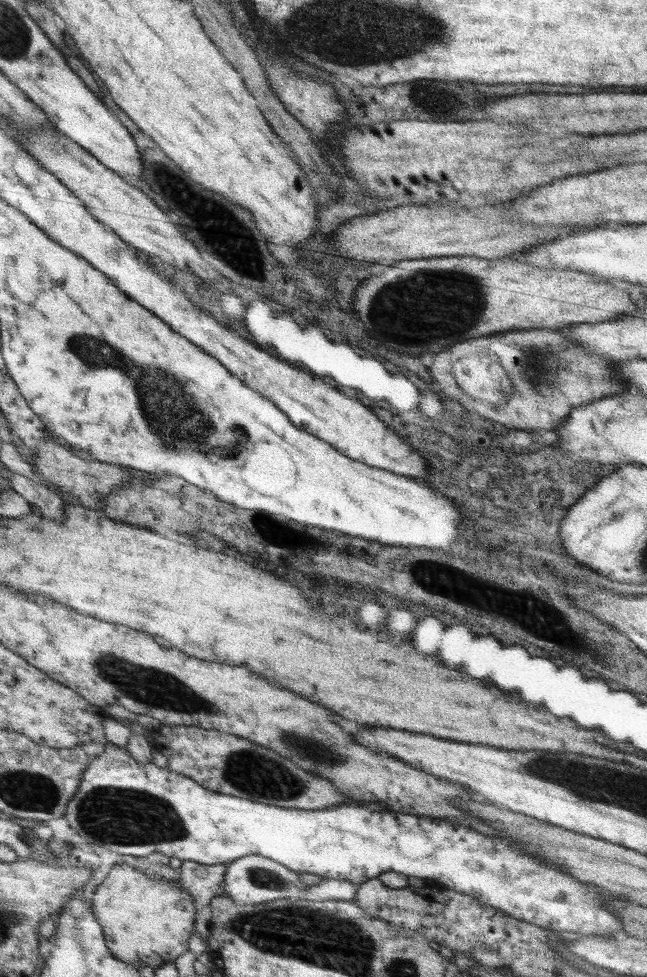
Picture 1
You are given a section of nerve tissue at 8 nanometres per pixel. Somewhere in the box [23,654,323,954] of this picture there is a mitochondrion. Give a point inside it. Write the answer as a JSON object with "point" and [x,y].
{"point":[111,815]}

